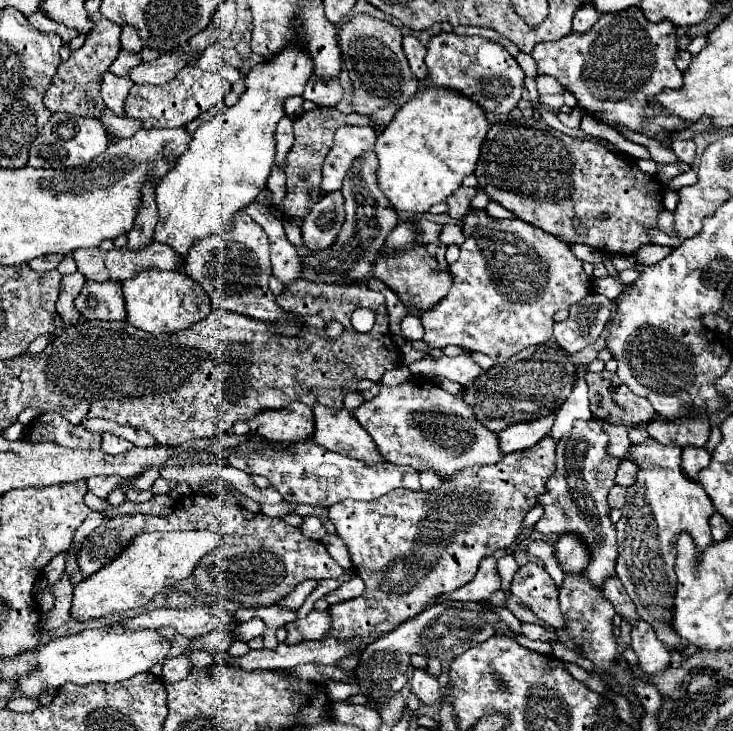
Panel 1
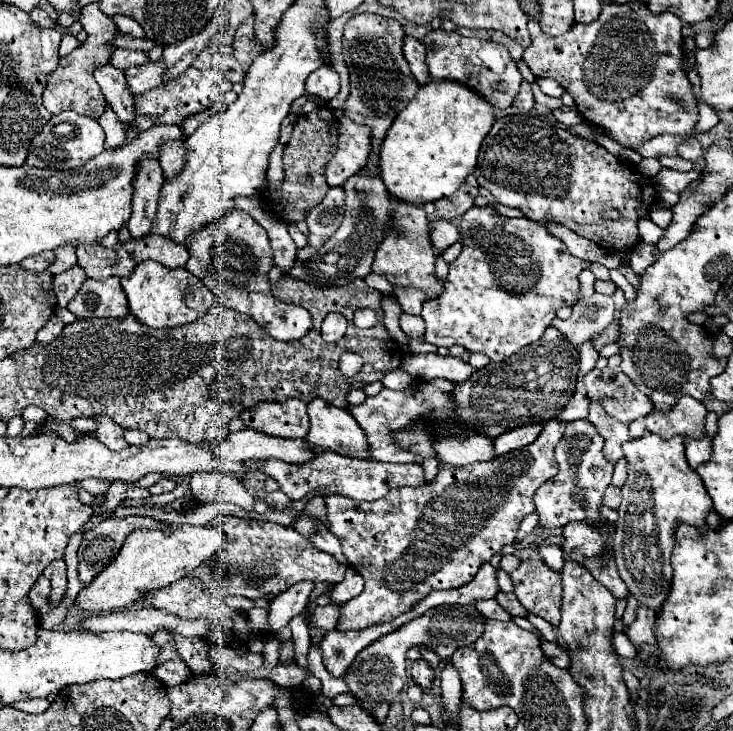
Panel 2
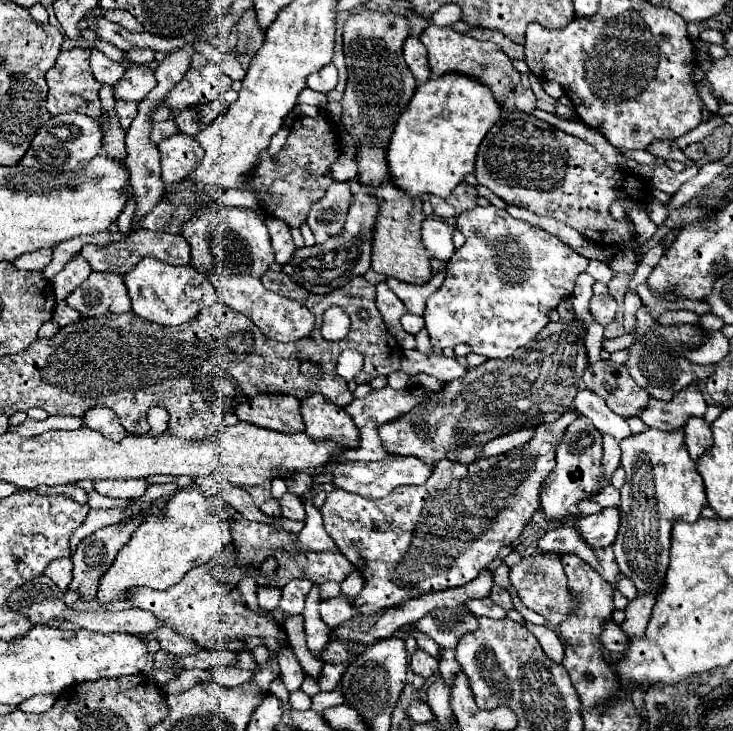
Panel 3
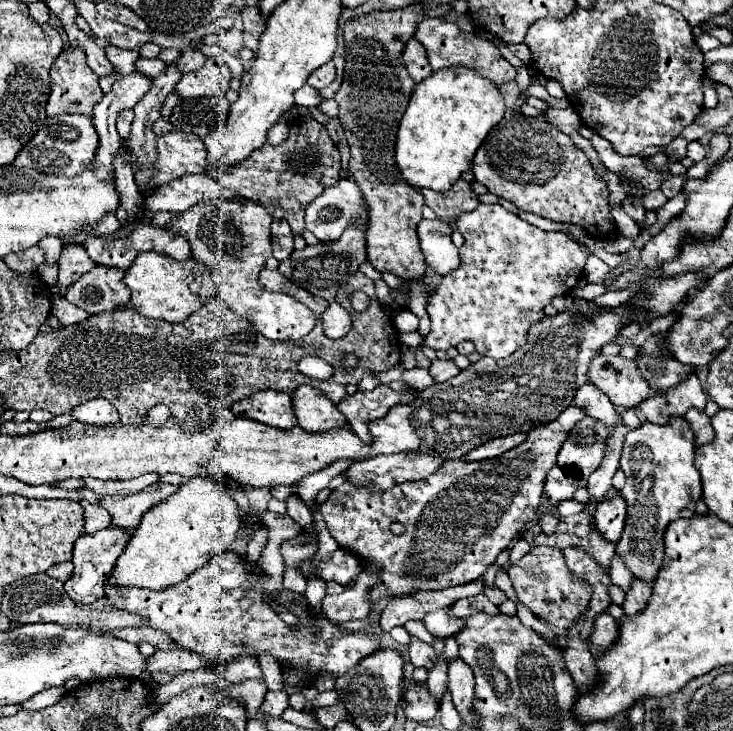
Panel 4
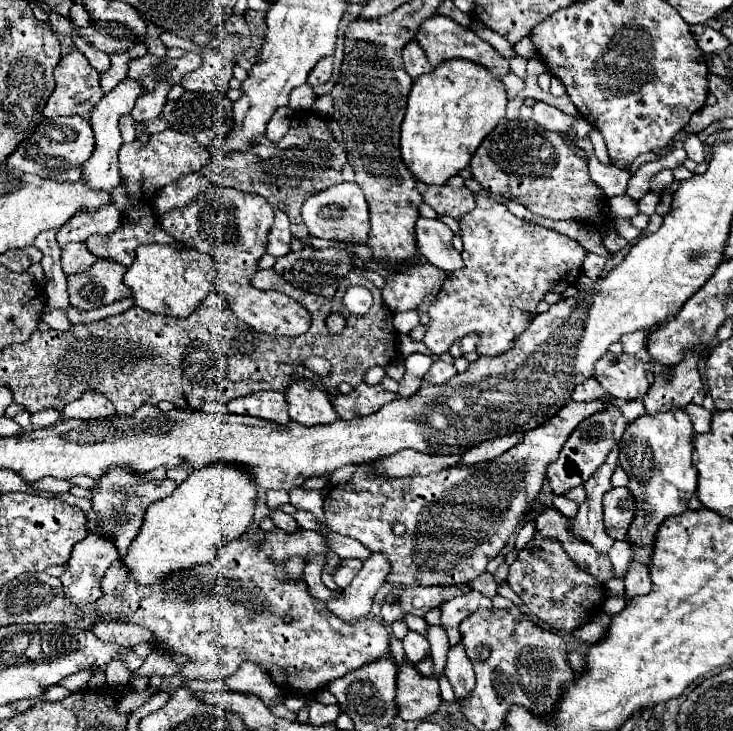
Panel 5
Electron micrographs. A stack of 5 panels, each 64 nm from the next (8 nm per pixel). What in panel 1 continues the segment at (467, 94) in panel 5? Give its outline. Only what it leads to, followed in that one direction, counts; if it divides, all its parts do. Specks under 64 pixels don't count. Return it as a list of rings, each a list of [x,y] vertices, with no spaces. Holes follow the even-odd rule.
[[[420,88],[416,96],[396,112],[392,122],[378,134],[374,152],[378,154],[378,186],[388,198],[390,206],[400,220],[410,220],[414,216],[426,214],[434,204],[444,202],[456,188],[460,188],[464,176],[474,174],[480,156],[482,142],[488,134],[488,120],[482,108],[476,108],[472,100],[460,96],[458,92],[448,92],[442,88]]]

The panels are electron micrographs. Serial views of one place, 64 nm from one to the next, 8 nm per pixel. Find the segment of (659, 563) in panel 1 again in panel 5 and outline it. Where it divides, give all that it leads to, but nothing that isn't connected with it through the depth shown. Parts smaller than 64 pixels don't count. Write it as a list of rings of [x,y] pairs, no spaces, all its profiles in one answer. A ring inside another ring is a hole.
[[[684,410],[664,412],[660,416],[640,416],[622,436],[618,464],[630,478],[626,488],[636,504],[626,540],[632,546],[632,560],[636,564],[644,564],[646,568],[652,564],[654,540],[662,522],[686,512],[690,498],[696,496],[698,472],[692,466],[692,438],[692,422]]]

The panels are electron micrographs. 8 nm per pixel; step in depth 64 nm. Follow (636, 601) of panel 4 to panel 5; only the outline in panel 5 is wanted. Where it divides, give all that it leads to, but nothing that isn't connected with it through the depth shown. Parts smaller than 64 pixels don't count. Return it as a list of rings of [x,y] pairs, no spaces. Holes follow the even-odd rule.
[[[630,564],[630,572],[624,580],[626,584],[626,604],[636,598],[636,596],[644,596],[652,590],[652,580],[650,580],[650,574],[644,566],[640,564]]]

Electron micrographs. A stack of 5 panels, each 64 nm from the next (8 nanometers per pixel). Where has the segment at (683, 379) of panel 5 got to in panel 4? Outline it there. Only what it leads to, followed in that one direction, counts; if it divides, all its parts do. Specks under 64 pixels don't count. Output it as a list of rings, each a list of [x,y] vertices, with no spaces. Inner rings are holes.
[[[692,374],[688,376],[688,380],[682,380],[676,388],[670,388],[664,396],[650,396],[644,404],[640,404],[640,410],[648,422],[664,426],[670,422],[670,418],[684,416],[690,408],[704,410],[704,406],[706,394],[696,374]]]

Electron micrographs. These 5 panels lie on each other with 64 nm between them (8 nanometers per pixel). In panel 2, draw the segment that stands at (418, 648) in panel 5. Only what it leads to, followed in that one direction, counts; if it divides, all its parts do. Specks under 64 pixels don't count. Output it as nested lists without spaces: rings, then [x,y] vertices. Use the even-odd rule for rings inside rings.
[[[426,660],[412,662],[410,676],[412,676],[412,680],[414,680],[422,690],[432,690],[432,686],[434,686],[434,672],[432,672],[432,668],[430,668],[430,664],[428,664]]]

